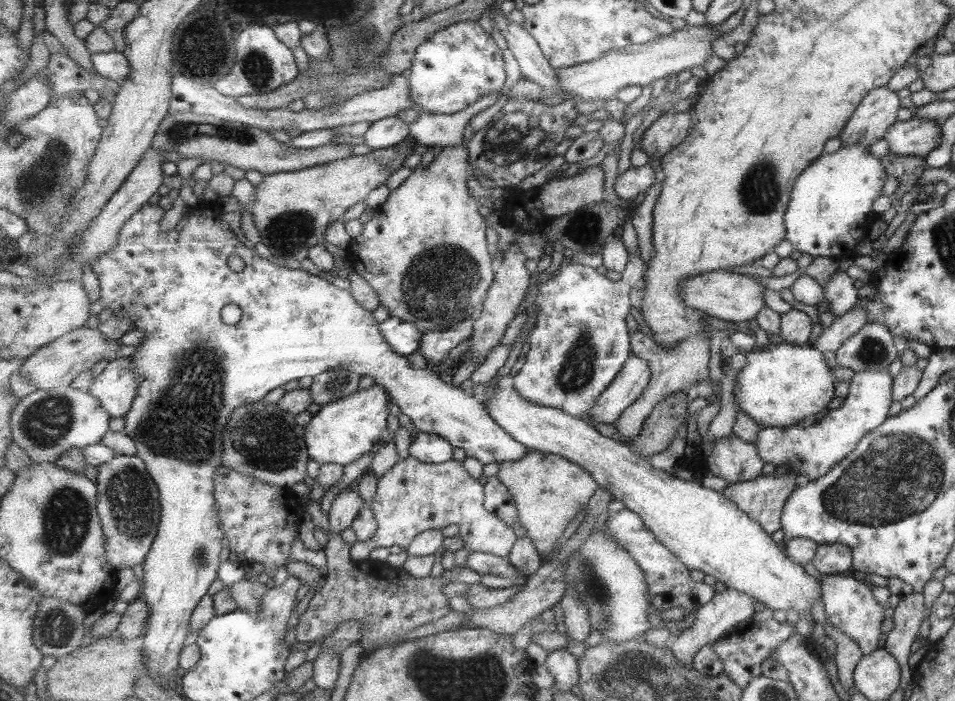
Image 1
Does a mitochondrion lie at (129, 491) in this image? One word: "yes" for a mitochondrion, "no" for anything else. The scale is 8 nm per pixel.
yes

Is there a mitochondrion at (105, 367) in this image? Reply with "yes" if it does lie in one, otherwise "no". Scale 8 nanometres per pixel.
no

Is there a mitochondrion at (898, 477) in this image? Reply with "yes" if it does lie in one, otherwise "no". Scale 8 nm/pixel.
yes

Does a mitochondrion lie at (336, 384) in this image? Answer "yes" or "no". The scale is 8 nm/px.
yes

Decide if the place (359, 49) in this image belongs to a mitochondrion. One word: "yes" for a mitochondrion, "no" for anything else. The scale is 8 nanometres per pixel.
yes

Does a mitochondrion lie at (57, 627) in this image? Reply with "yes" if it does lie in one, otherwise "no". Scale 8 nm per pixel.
yes

